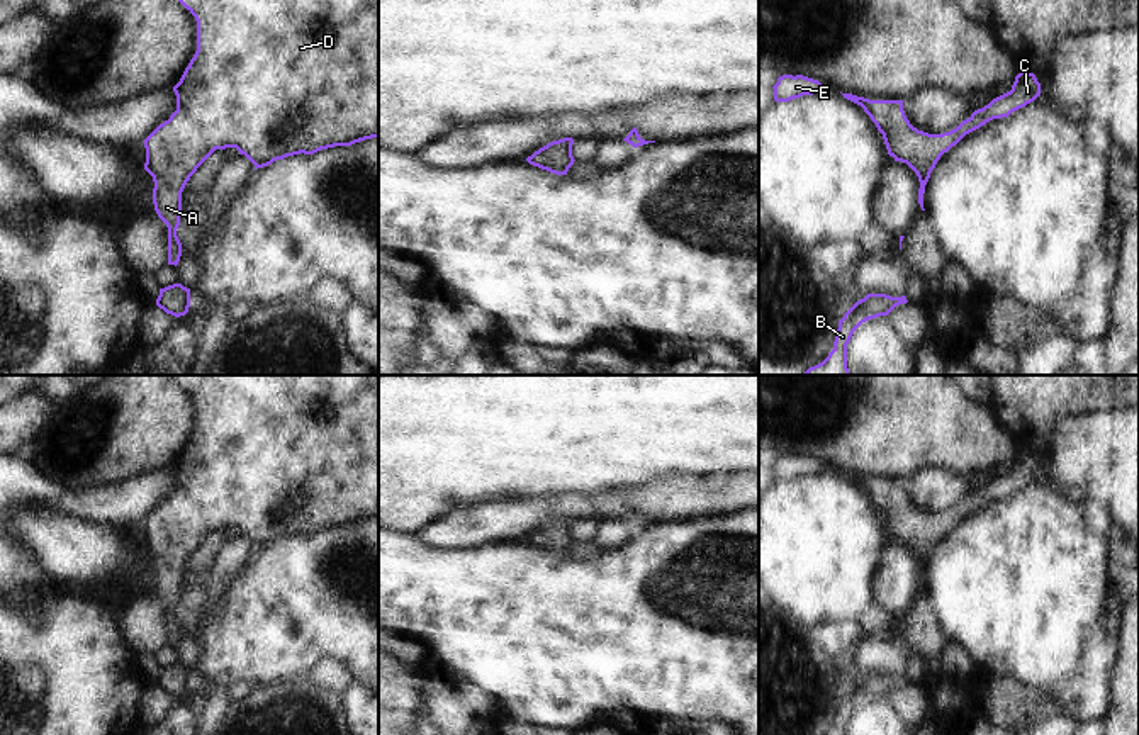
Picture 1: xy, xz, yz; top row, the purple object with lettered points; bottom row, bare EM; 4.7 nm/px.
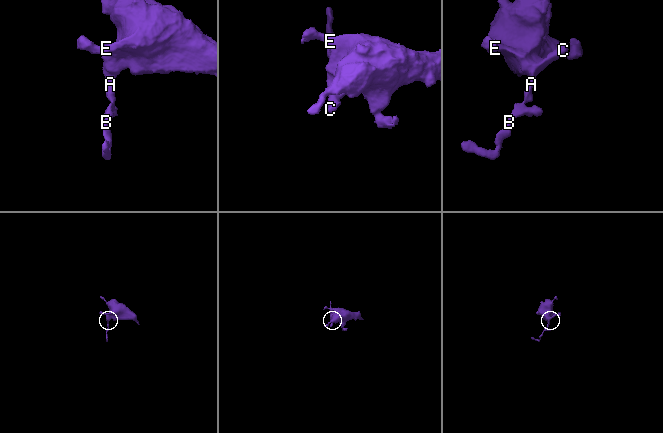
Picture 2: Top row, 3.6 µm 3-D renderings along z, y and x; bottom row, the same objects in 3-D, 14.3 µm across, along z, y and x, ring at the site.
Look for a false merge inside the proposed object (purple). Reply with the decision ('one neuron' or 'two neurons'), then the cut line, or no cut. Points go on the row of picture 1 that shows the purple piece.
one neuron | no cut

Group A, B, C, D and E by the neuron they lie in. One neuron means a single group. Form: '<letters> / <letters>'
A B C D E

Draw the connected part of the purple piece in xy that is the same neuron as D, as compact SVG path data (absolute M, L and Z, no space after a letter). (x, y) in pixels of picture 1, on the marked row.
M178 0L197 20L197 51L173 87L177 110L146 139L153 204L168 227L168 265L178 265L182 192L216 151L236 148L256 168L294 154L379 137L379 0Z

